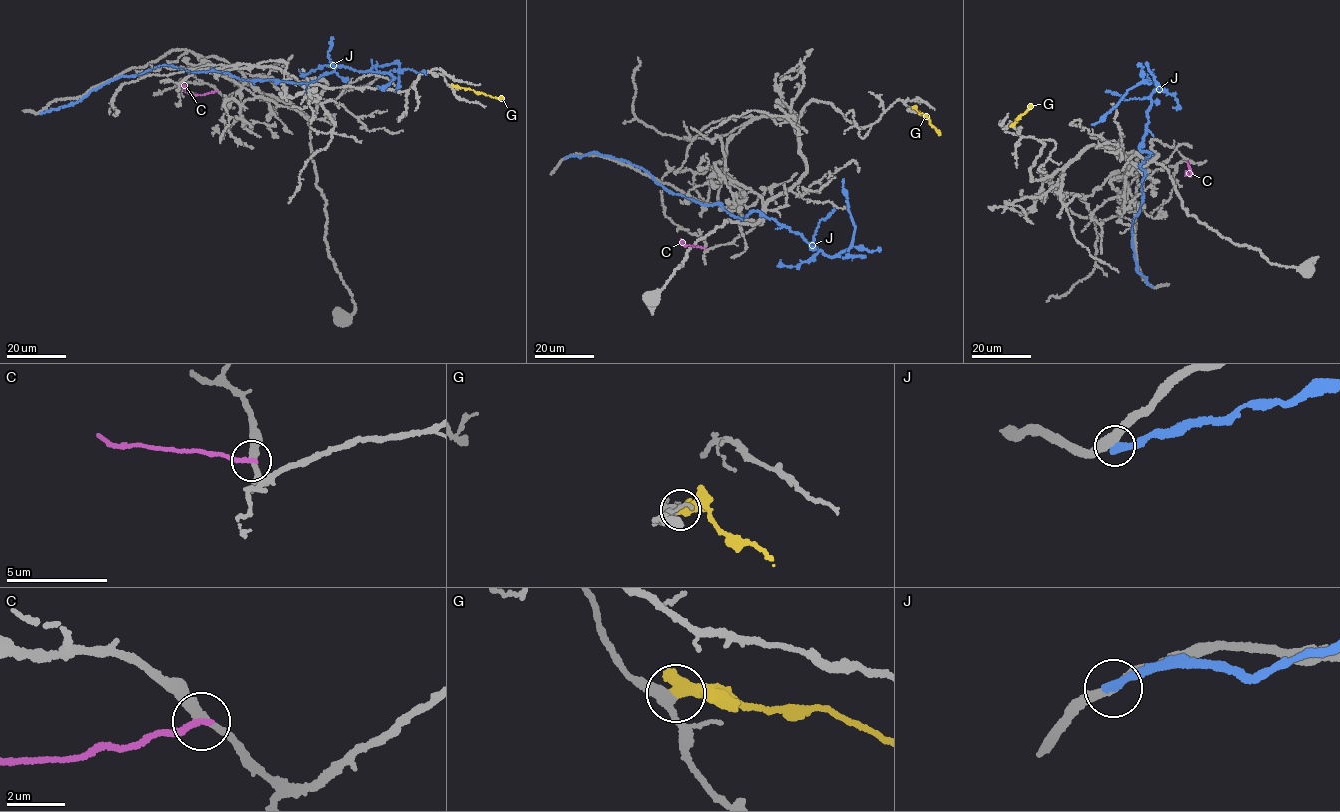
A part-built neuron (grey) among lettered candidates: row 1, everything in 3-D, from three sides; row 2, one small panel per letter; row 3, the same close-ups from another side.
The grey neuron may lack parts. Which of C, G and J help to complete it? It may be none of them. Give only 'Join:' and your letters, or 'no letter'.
Join: no letter

